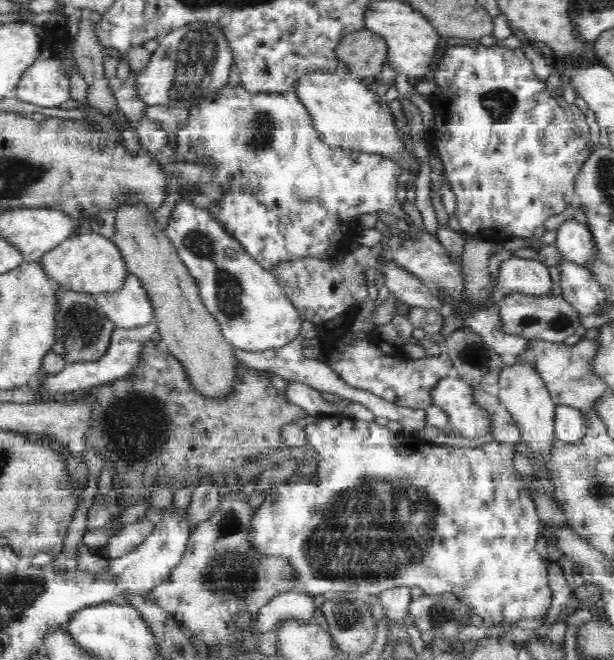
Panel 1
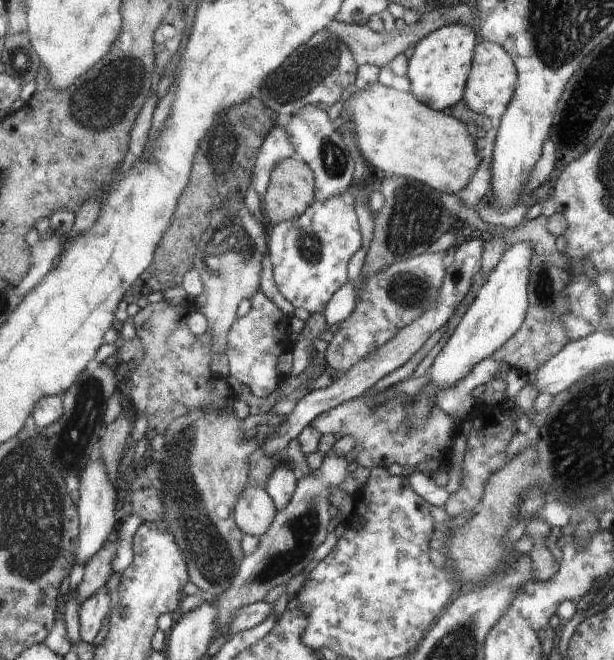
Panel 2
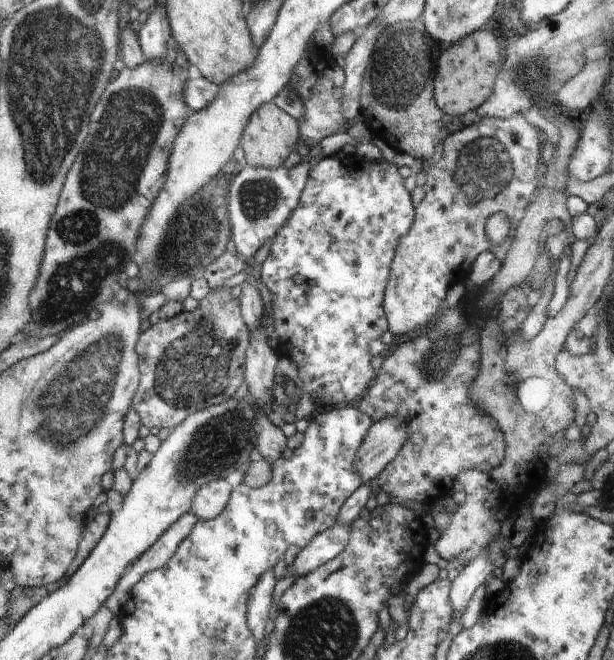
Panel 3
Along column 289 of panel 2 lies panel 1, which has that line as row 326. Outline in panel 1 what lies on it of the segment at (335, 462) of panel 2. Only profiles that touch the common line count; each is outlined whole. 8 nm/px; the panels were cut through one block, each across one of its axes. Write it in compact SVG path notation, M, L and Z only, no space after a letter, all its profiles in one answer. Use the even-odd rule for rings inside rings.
M506 294L498 297L498 311L500 311L500 320L502 321L500 329L508 334L515 334L525 339L564 343L568 336L576 334L576 330L581 327L581 314L562 295Z

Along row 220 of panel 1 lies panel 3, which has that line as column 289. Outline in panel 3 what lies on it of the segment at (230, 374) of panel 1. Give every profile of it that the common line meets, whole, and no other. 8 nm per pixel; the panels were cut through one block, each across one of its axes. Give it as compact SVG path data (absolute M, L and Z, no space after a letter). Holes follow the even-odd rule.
M268 102L249 119L241 147L245 150L246 163L250 166L277 168L290 156L296 142L298 142L296 120L278 108L275 103Z

